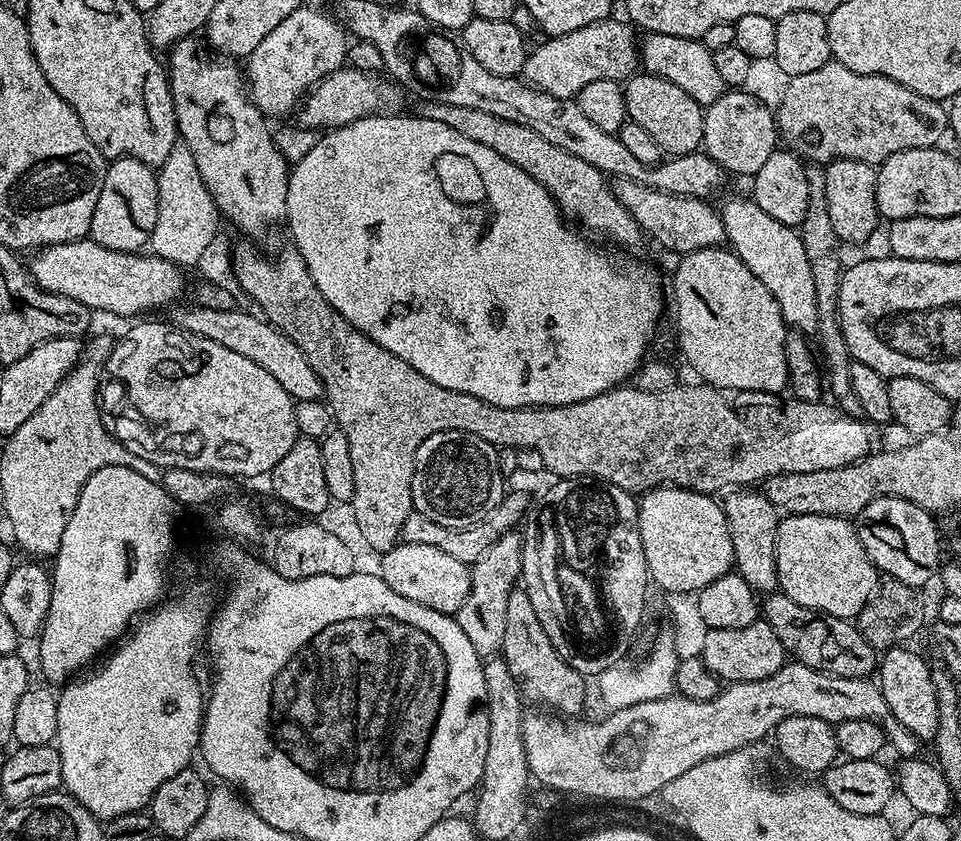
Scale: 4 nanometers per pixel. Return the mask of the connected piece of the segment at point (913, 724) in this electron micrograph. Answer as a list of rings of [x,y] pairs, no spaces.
[[[897,646],[889,648],[883,653],[878,664],[878,683],[882,698],[886,698],[886,706],[889,713],[895,720],[902,722],[910,734],[914,734],[921,742],[935,741],[938,734],[938,698],[936,697],[936,687],[932,681],[932,668],[916,652],[911,652],[911,647]]]

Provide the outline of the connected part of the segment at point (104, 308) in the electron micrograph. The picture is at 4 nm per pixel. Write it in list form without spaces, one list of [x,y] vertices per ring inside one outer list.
[[[85,238],[39,249],[33,255],[36,257],[32,264],[30,260],[30,275],[38,287],[59,296],[74,298],[74,302],[82,302],[82,306],[97,313],[140,318],[145,315],[144,310],[175,305],[179,301],[176,299],[184,292],[185,273],[179,265],[153,254],[144,255],[106,250],[106,246],[98,246],[98,242]]]

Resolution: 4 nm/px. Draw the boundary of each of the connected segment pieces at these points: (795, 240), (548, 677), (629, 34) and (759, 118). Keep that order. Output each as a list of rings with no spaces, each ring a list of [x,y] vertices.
[[[732,196],[724,205],[719,205],[727,247],[735,252],[746,270],[750,270],[750,274],[754,274],[754,278],[774,294],[774,302],[778,302],[789,329],[801,334],[815,333],[818,306],[815,304],[814,277],[802,236],[796,228],[778,222],[778,218],[770,218],[770,214],[766,214],[755,200],[744,196]]]
[[[520,586],[513,588],[506,602],[506,638],[502,638],[500,652],[506,666],[510,666],[510,674],[514,674],[514,682],[520,687],[525,701],[533,700],[536,703],[533,705],[543,706],[564,718],[576,718],[583,713],[580,711],[584,708],[586,678],[568,665],[551,645],[538,622],[538,615],[534,614],[530,594],[526,594]]]
[[[621,20],[590,22],[590,26],[582,26],[582,30],[570,30],[570,34],[545,39],[545,44],[533,47],[525,58],[523,79],[554,98],[570,100],[579,97],[590,82],[620,82],[633,75],[638,68],[638,32],[631,23]]]
[[[725,90],[718,102],[704,108],[703,151],[718,162],[725,173],[751,178],[766,158],[778,150],[778,129],[771,107],[743,90]]]

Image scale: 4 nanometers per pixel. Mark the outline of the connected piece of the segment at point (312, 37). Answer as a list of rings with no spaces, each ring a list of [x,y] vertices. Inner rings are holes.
[[[305,6],[294,10],[294,14],[290,14],[282,22],[278,22],[278,26],[274,26],[274,30],[270,30],[270,34],[266,34],[266,38],[262,38],[262,42],[258,42],[258,46],[246,58],[246,64],[248,64],[246,91],[252,97],[253,102],[260,107],[260,111],[264,113],[265,117],[284,116],[292,107],[293,111],[321,80],[325,80],[331,72],[337,72],[339,68],[345,67],[350,40],[346,32],[346,37],[344,37],[343,31],[345,32],[345,29],[339,19],[331,20],[326,13],[319,12],[318,9],[311,8],[311,6]]]

